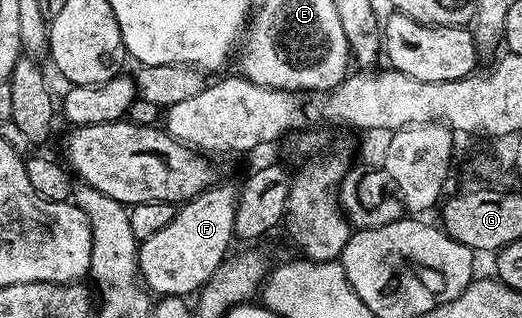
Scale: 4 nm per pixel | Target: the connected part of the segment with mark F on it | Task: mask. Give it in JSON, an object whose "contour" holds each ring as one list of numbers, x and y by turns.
{"contour":[[221,181,217,186,198,192,192,199,182,202,176,208,172,221,163,227,153,237,140,242,137,252,138,274,148,290,159,297,182,298,196,294,204,287,206,281,214,275,215,269,230,252,229,245,234,240,235,213,237,212,237,197,239,191,227,181]]}

